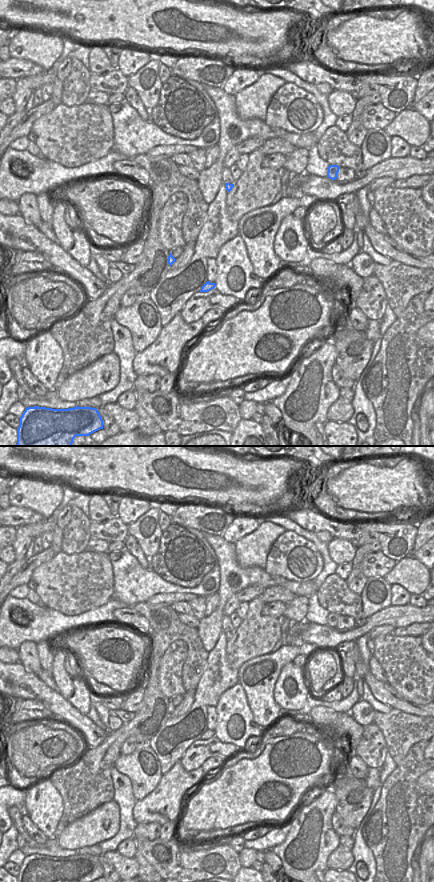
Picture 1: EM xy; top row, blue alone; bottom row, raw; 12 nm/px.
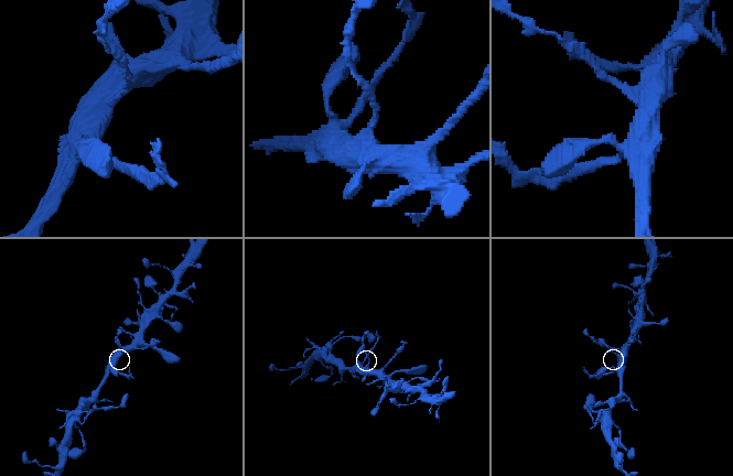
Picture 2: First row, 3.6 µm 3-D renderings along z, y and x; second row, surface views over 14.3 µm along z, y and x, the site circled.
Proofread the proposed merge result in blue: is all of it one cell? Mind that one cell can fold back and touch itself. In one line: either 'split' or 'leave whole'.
leave whole

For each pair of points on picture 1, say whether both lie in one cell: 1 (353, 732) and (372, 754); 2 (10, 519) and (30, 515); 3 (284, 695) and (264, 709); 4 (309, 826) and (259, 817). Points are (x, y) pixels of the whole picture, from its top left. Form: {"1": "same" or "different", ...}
{"1": "different", "2": "same", "3": "different", "4": "different"}

